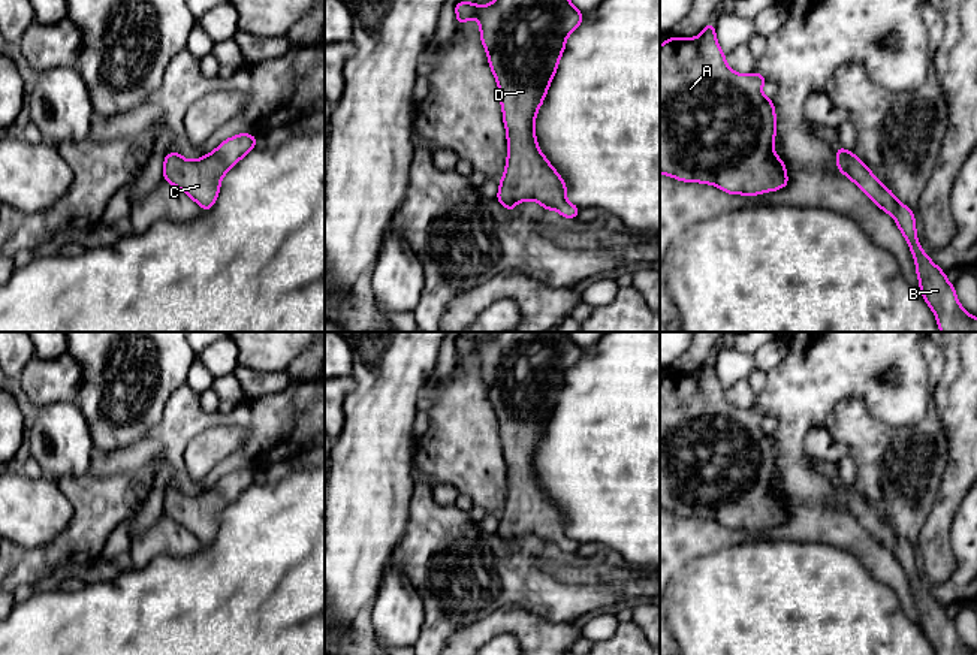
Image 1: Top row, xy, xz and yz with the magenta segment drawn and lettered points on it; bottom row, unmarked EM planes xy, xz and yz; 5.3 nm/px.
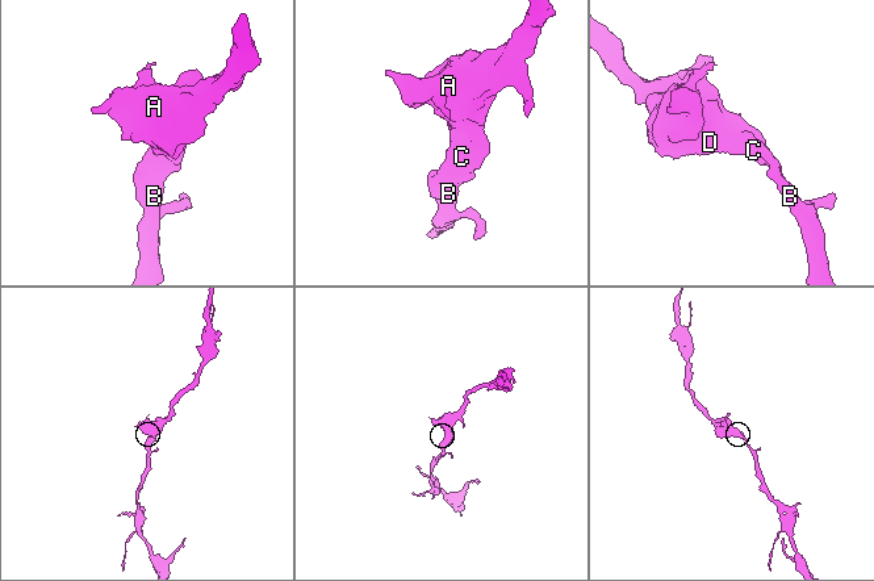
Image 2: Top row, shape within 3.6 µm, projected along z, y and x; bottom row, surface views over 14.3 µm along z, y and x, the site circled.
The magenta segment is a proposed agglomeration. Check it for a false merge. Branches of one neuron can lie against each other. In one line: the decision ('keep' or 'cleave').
keep

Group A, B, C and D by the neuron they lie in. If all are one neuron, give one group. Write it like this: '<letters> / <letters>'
A B C D

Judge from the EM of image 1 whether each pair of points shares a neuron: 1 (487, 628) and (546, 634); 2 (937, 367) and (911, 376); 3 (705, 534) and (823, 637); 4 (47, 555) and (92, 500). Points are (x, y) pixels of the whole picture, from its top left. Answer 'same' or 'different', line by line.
1: same
2: different
3: different
4: same

